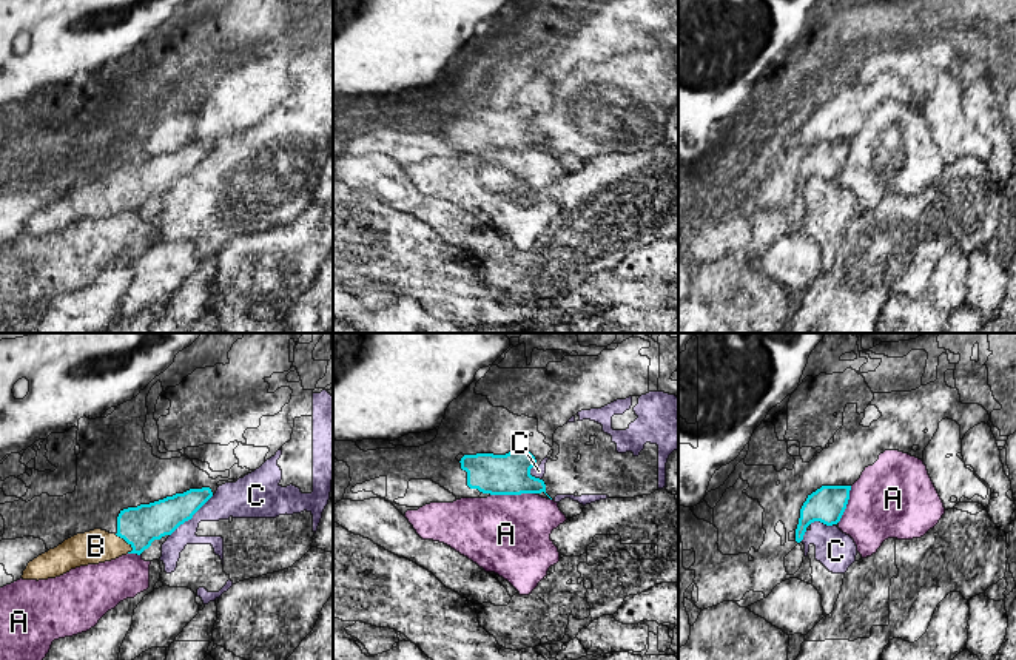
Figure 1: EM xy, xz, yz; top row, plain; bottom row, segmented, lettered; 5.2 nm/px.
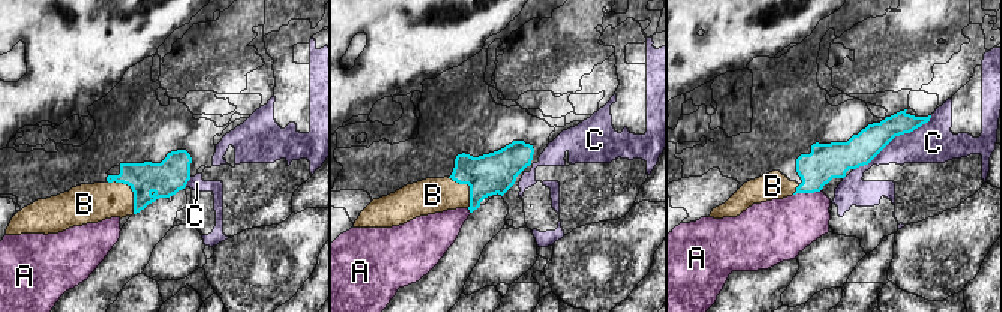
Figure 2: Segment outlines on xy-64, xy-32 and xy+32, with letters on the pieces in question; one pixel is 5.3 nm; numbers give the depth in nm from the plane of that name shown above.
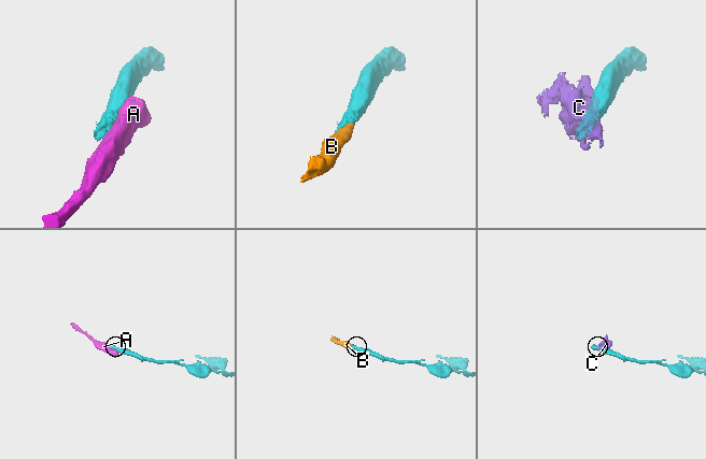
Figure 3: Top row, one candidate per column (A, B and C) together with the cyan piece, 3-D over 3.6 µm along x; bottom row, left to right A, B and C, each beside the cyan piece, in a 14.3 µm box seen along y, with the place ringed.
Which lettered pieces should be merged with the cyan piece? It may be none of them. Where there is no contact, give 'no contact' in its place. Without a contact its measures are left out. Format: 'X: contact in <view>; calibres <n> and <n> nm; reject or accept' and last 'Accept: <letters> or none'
A: contact in xz; calibres 220 and 420 nm; reject
B: contact in xy; calibres 220 and 180 nm; accept
C: contact in xy; calibres 200 and 180 nm; reject
Accept: B

